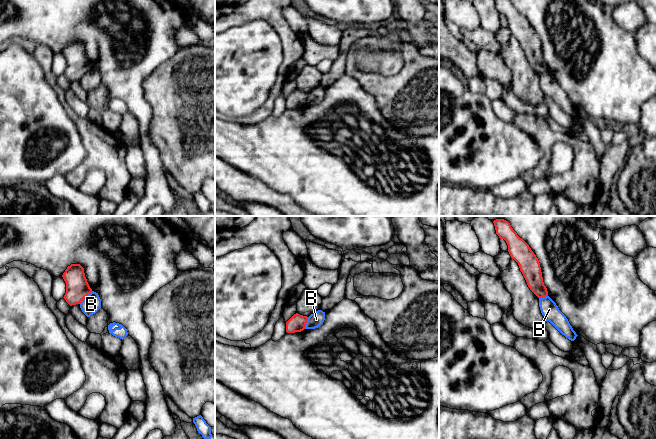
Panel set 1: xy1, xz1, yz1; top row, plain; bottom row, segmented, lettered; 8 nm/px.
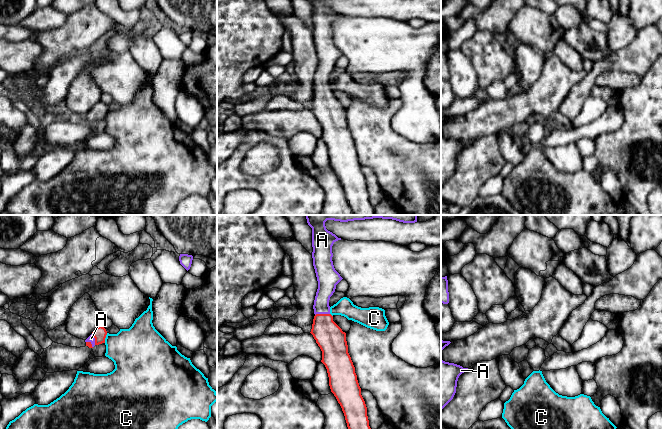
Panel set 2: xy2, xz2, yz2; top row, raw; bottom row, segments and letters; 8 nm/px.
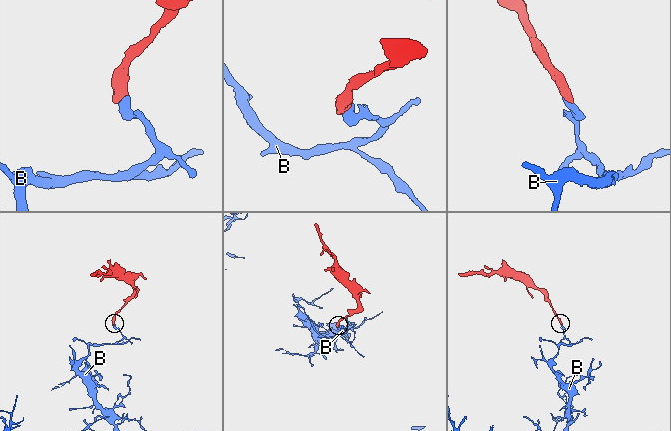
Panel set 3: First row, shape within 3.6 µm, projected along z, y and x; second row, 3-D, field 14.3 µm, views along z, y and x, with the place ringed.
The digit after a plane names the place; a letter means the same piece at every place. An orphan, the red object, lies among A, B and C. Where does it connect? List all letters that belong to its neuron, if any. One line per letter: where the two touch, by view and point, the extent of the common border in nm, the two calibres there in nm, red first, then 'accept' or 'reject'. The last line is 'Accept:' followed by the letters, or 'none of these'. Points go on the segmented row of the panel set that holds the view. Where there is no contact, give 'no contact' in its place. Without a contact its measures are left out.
A: xz2 (322, 314) | 120 nm | 220/140 nm | accept
B: xy1 (85, 297) | 150 nm | 190/150 nm | reject
C: xy2 (105, 337) | 80 nm | 100/360 nm | reject
Accept: A

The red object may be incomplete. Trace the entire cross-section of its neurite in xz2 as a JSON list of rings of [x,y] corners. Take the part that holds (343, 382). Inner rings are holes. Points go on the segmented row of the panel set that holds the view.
[[[306,215],[307,223],[312,228],[312,258],[318,281],[313,305],[315,316],[310,333],[322,351],[321,362],[327,369],[329,386],[342,408],[348,429],[371,428],[355,367],[348,353],[346,333],[333,321],[330,314],[330,297],[335,292],[336,285],[343,279],[335,270],[332,261],[332,246],[341,238],[328,231],[325,222],[373,218],[392,219],[403,223],[417,222],[417,215]]]

